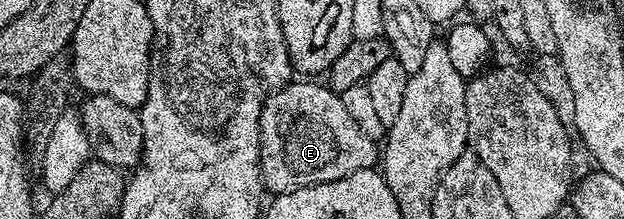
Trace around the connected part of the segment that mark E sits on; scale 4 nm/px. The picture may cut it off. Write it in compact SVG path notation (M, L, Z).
M292 80L287 85L275 91L274 94L265 100L265 104L261 108L261 120L259 121L259 167L263 170L263 184L264 187L272 195L288 194L297 188L305 188L313 184L325 184L333 180L341 180L345 176L353 176L353 172L361 172L362 170L370 170L380 161L381 150L377 145L376 139L365 136L365 132L361 132L361 128L357 128L357 123L353 120L353 116L349 116L349 112L345 109L342 97L336 94L330 86L320 84L315 80Z

